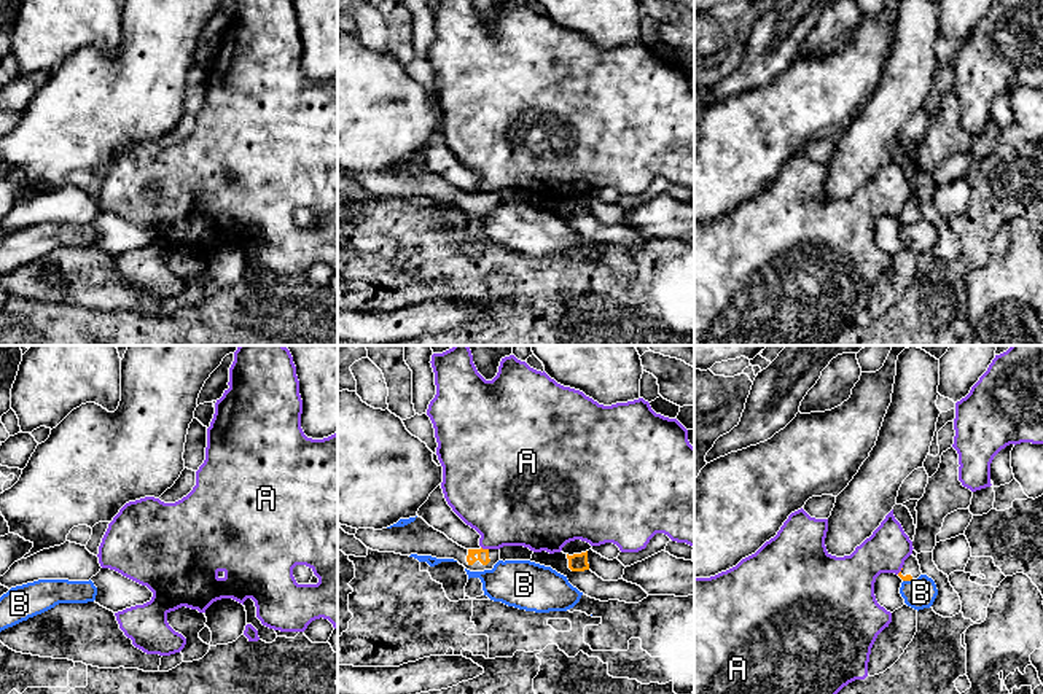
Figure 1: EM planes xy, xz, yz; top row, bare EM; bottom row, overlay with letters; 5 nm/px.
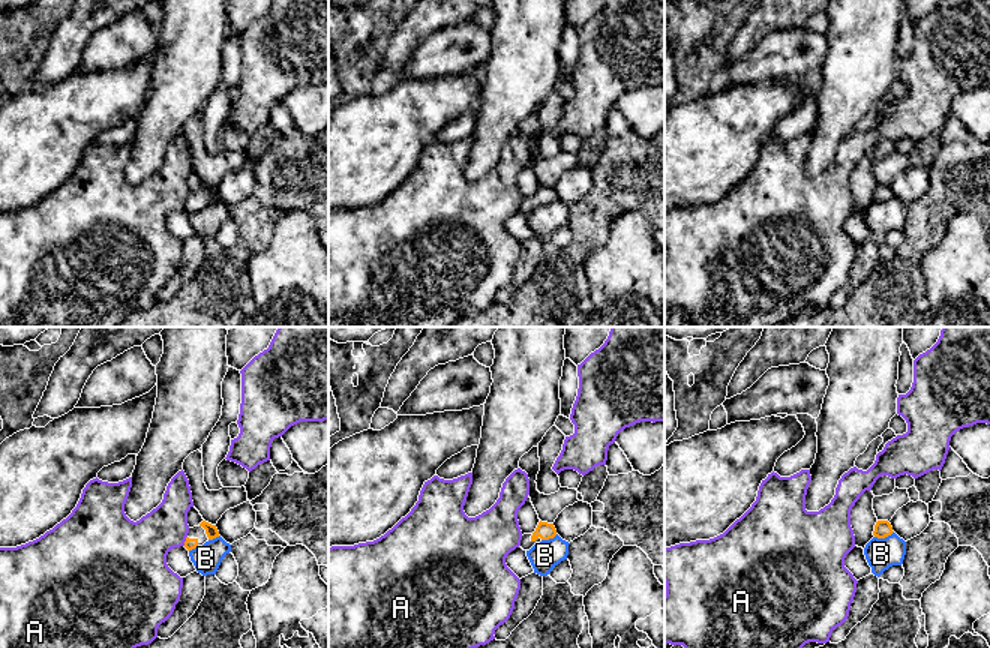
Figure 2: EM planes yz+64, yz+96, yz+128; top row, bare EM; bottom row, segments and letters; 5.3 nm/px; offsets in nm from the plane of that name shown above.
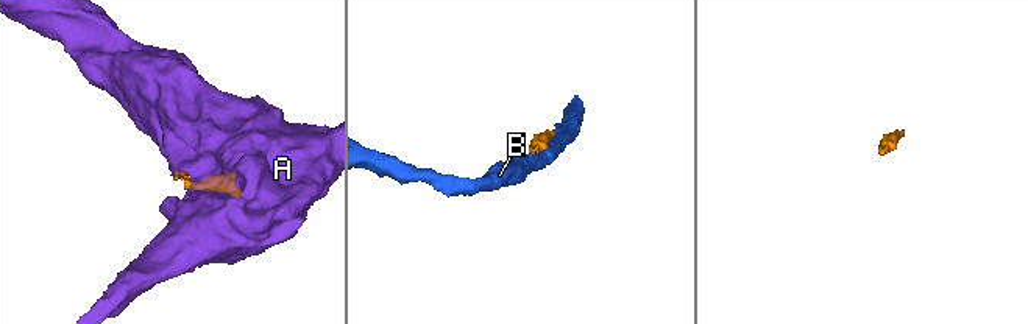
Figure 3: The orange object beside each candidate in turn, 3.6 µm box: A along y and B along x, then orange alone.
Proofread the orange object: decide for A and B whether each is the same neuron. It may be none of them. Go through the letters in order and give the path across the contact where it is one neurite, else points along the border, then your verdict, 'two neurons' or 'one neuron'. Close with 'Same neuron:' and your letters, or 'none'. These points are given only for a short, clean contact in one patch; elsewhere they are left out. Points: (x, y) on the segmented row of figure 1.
A: two neurons
B: two neurons
Same neuron: none

